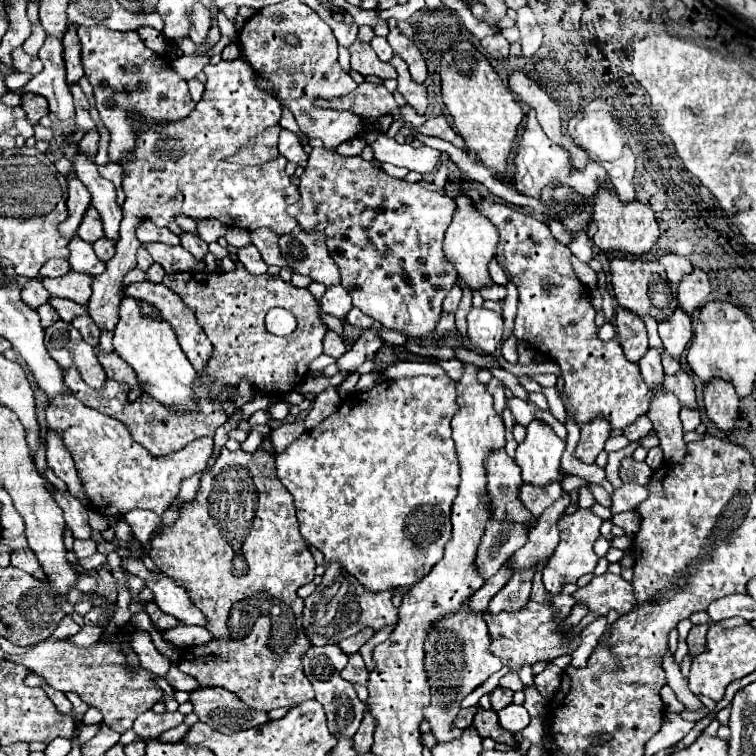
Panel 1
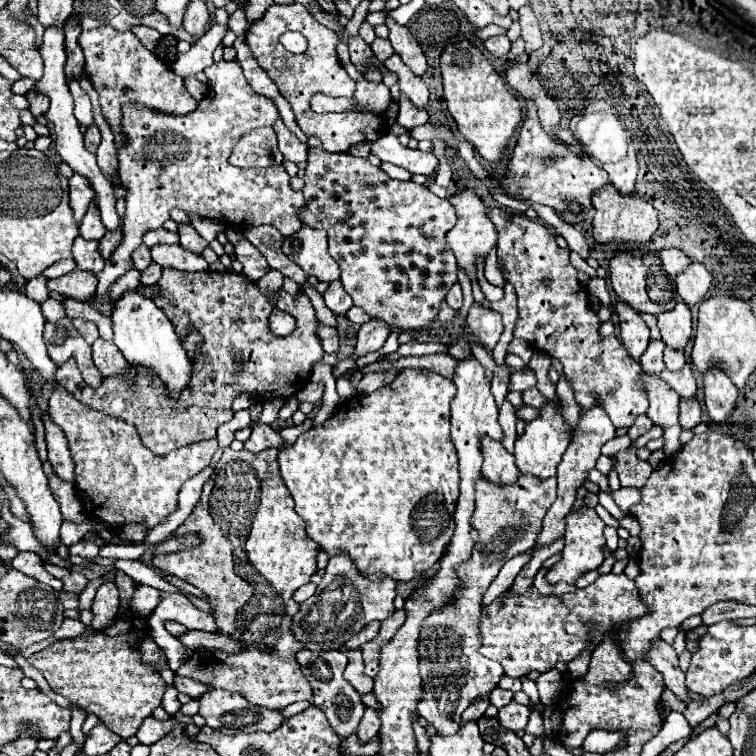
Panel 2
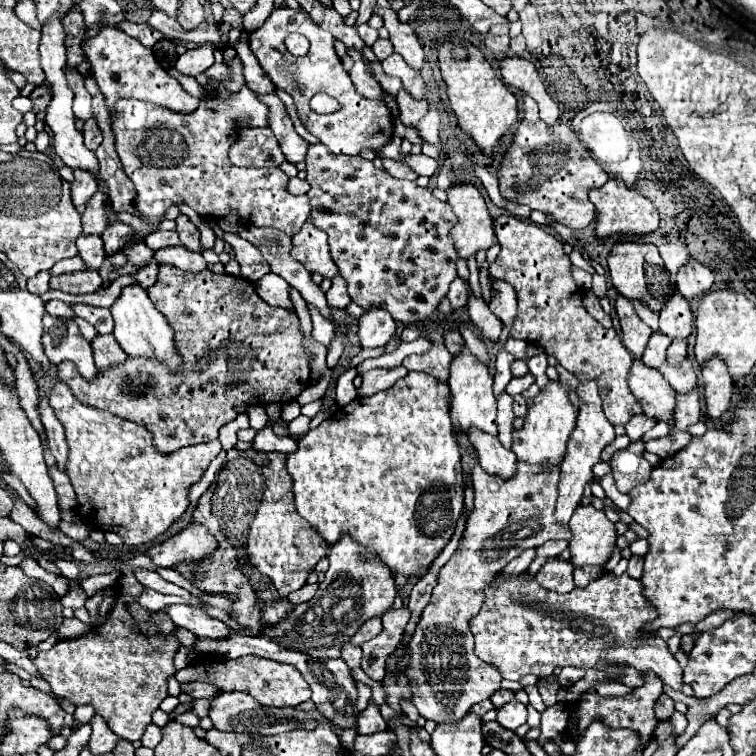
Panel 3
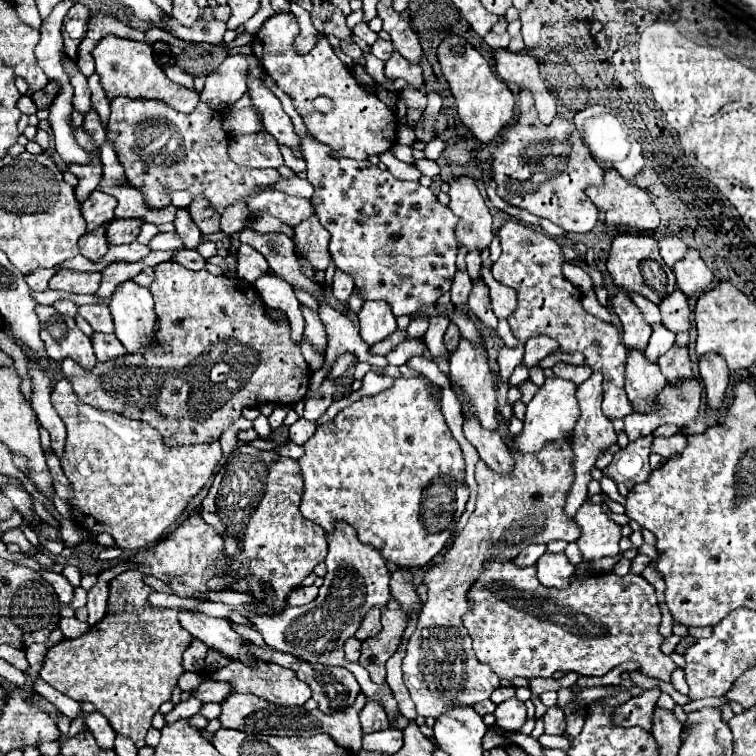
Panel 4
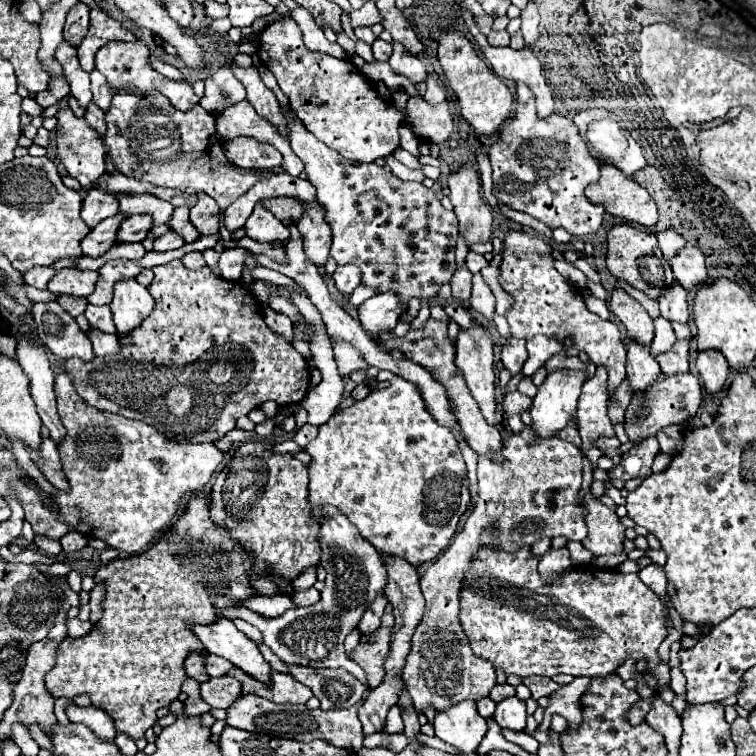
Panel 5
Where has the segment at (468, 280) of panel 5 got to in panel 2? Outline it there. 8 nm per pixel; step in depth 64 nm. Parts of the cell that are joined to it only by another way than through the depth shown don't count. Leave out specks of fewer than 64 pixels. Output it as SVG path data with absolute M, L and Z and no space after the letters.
M458 282L450 288L450 292L448 292L448 296L446 296L446 302L448 302L450 308L460 310L460 306L462 306L462 288L460 288Z

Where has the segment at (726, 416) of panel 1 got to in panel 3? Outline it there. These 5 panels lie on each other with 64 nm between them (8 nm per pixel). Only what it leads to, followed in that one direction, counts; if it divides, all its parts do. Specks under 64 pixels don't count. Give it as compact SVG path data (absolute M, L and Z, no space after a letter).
M712 356L712 360L706 360L702 366L702 378L708 414L712 418L720 418L730 408L730 400L734 394L734 384L724 360L716 356Z

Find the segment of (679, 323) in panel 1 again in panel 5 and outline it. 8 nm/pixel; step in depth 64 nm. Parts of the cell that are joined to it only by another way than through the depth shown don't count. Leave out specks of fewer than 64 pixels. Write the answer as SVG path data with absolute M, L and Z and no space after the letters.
M674 280L670 288L666 288L660 298L658 298L658 304L660 304L660 312L664 318L668 318L670 322L682 322L686 324L688 322L688 304L686 304L686 290L680 288L680 284Z

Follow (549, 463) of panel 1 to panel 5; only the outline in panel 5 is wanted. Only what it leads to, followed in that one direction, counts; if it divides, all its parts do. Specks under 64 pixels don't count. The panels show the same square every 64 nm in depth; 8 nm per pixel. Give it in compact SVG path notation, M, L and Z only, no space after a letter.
M556 370L550 372L544 384L538 388L538 394L534 396L534 406L530 410L530 416L534 420L534 430L540 436L554 436L558 430L566 428L570 422L570 416L576 414L576 402L582 392L582 384L588 380L588 374L584 370Z

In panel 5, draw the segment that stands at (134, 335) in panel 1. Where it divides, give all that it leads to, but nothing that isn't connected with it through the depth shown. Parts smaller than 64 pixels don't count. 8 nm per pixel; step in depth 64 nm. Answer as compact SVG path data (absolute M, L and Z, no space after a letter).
M128 278L114 284L114 300L110 308L118 336L126 336L132 332L132 328L140 326L142 320L148 318L154 308L154 298L150 296L148 288L140 286L134 278Z

